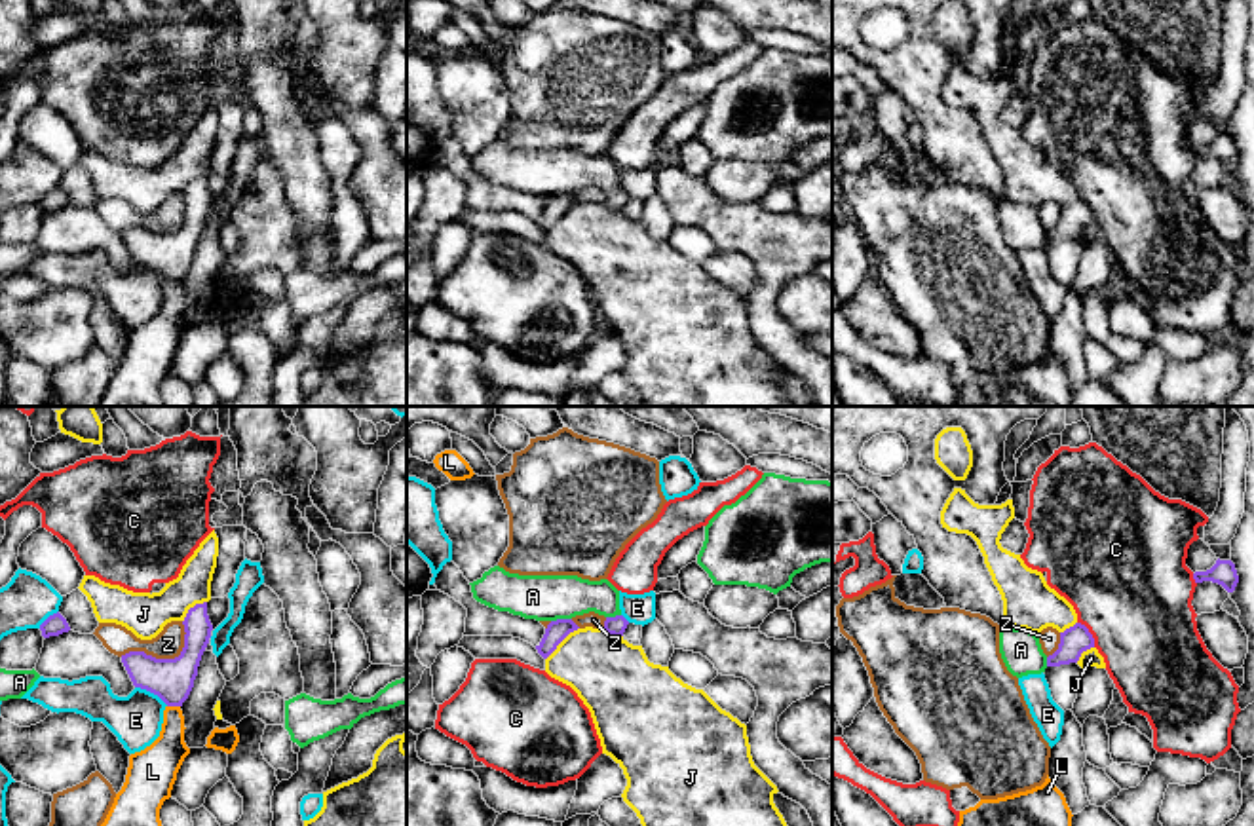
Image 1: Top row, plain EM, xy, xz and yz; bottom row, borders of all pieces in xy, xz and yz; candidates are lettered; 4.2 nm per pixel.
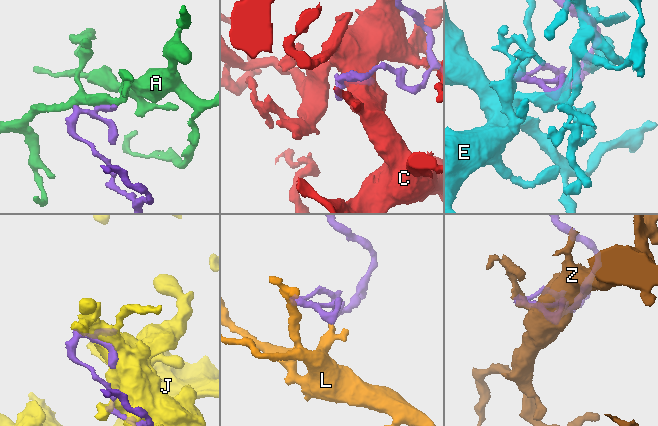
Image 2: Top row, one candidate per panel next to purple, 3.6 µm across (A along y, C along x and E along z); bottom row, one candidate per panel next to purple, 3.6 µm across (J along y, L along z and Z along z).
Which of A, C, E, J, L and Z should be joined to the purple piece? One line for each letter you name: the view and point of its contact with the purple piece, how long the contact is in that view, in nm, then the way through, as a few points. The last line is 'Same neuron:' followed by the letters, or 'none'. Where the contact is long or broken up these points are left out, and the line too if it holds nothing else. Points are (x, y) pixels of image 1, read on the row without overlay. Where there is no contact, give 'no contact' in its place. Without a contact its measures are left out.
Same neuron: none

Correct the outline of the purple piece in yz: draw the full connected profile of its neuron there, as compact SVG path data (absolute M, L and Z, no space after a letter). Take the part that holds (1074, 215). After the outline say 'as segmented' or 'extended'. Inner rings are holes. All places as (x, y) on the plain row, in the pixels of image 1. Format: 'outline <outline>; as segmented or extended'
outline M1081 197L1060 207L1058 224L1047 232L1047 241L1077 237L1081 228L1094 222L1094 213Z; as segmented

